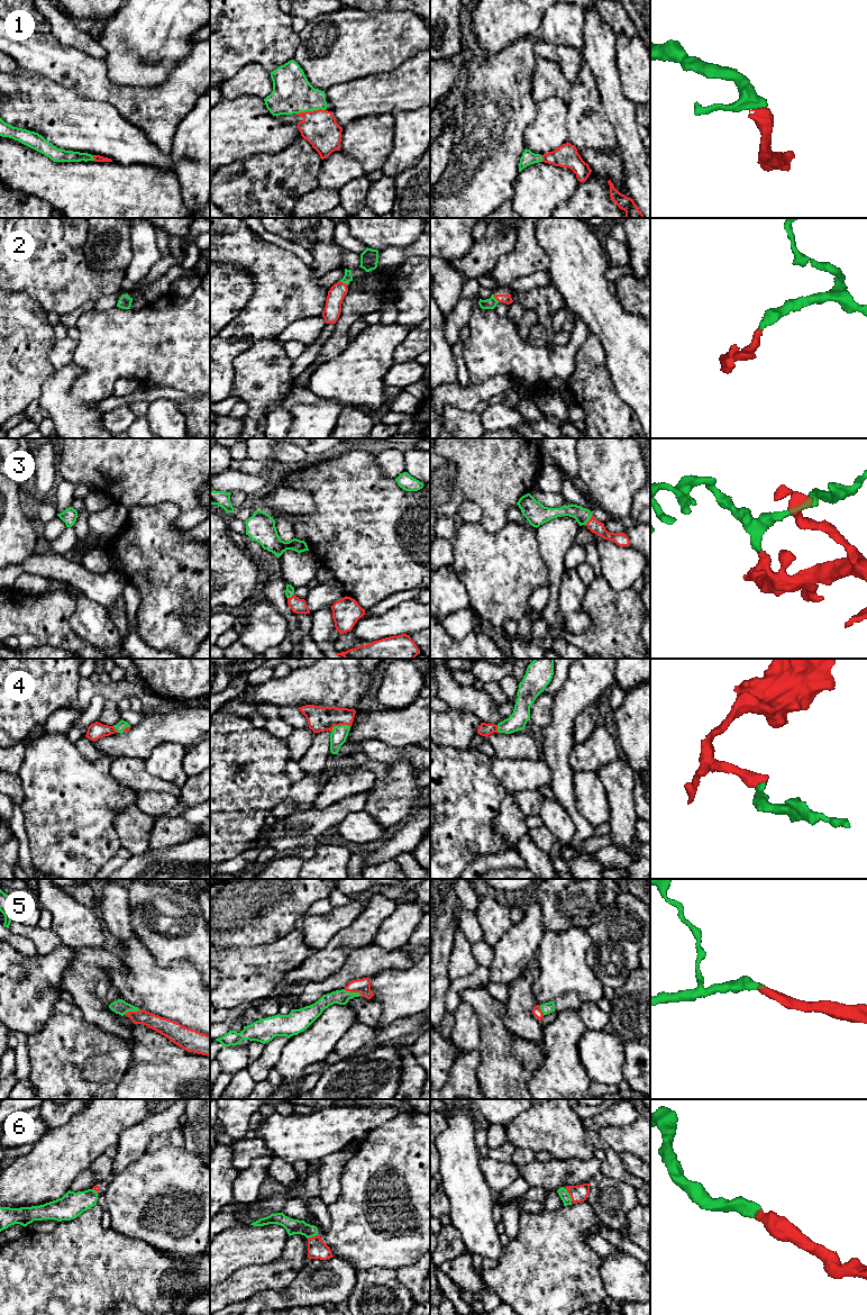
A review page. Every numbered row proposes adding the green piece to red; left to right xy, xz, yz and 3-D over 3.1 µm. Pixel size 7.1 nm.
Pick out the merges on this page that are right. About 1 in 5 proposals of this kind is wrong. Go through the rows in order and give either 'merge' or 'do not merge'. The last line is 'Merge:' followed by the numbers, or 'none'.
1: merge
2: merge
3: merge
4: merge
5: merge
6: merge
Merge: 1, 2, 3, 4, 5, 6

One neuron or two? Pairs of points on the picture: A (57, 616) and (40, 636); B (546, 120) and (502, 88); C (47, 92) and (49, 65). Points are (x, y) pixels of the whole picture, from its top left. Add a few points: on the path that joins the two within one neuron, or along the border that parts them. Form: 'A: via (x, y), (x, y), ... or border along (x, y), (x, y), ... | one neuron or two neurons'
A: via (52, 622), (47, 626), (46, 632) | one neuron
B: border along (537, 101), (536, 117), (525, 128), (522, 135) | two neurons
C: border along (23, 71), (45, 75), (72, 90) | two neurons

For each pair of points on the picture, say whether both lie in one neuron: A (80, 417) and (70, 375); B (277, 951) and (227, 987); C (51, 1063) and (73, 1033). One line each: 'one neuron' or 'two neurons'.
A: one neuron
B: one neuron
C: one neuron

